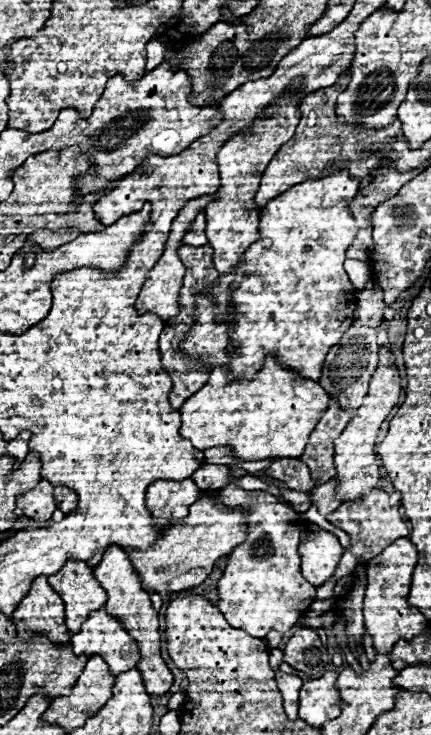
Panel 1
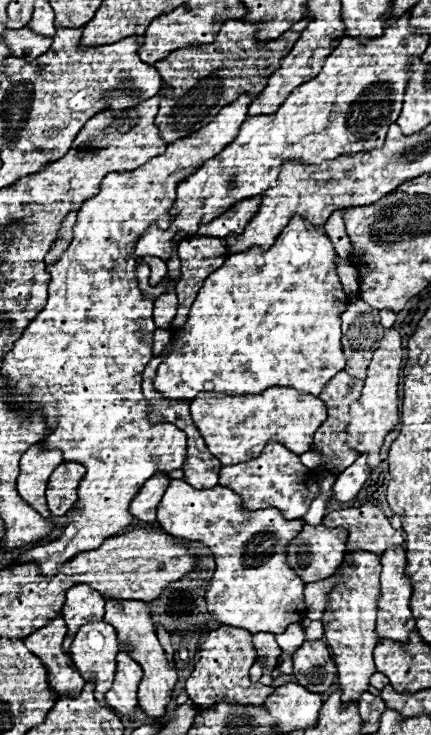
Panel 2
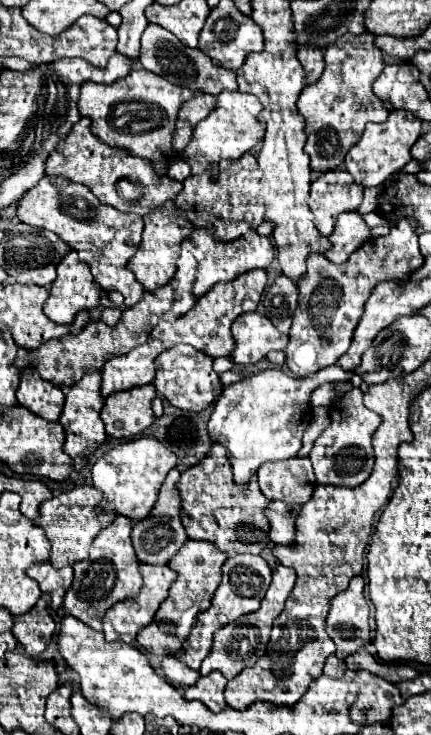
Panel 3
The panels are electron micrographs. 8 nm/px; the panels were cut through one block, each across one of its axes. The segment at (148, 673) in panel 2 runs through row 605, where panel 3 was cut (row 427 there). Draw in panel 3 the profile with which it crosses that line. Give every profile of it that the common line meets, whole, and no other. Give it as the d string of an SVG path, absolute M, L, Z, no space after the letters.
M136 386L130 390L112 392L102 408L102 422L110 438L132 438L142 434L152 422L152 400L156 398L156 388Z

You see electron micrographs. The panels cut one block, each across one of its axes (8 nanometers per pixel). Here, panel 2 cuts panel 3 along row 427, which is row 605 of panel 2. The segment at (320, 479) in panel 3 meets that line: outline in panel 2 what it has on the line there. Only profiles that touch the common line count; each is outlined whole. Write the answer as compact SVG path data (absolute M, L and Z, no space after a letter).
M354 550L350 554L350 564L344 568L340 582L330 592L328 608L324 610L322 622L326 628L326 644L332 650L336 668L338 668L338 682L344 694L344 702L358 702L362 692L368 690L370 676L376 672L372 650L378 642L374 628L376 628L376 614L378 614L378 600L380 600L380 560L372 552Z

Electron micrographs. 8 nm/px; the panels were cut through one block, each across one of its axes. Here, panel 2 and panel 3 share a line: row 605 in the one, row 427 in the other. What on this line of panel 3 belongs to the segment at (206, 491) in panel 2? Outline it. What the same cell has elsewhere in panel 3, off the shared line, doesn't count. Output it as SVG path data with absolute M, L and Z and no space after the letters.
M332 364L306 378L294 378L282 370L270 368L226 386L208 420L208 434L214 444L220 444L228 450L228 462L234 472L234 482L238 486L244 486L256 474L260 464L296 456L300 450L302 432L312 418L312 390L328 380L334 382L350 378L352 372L344 372L338 364Z

